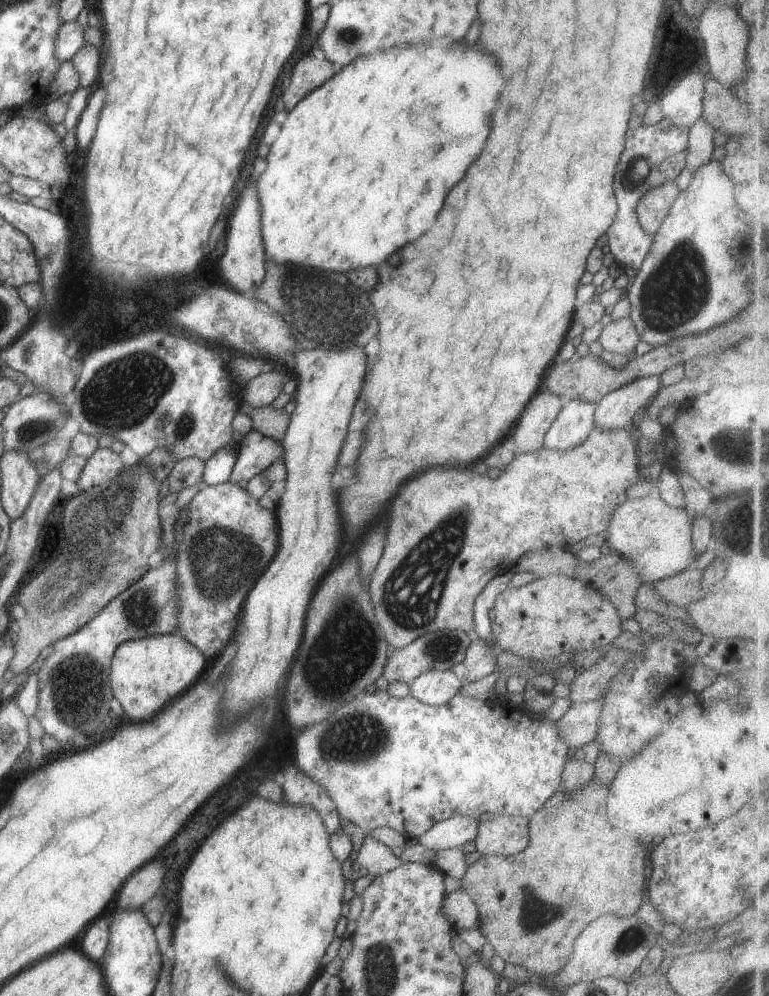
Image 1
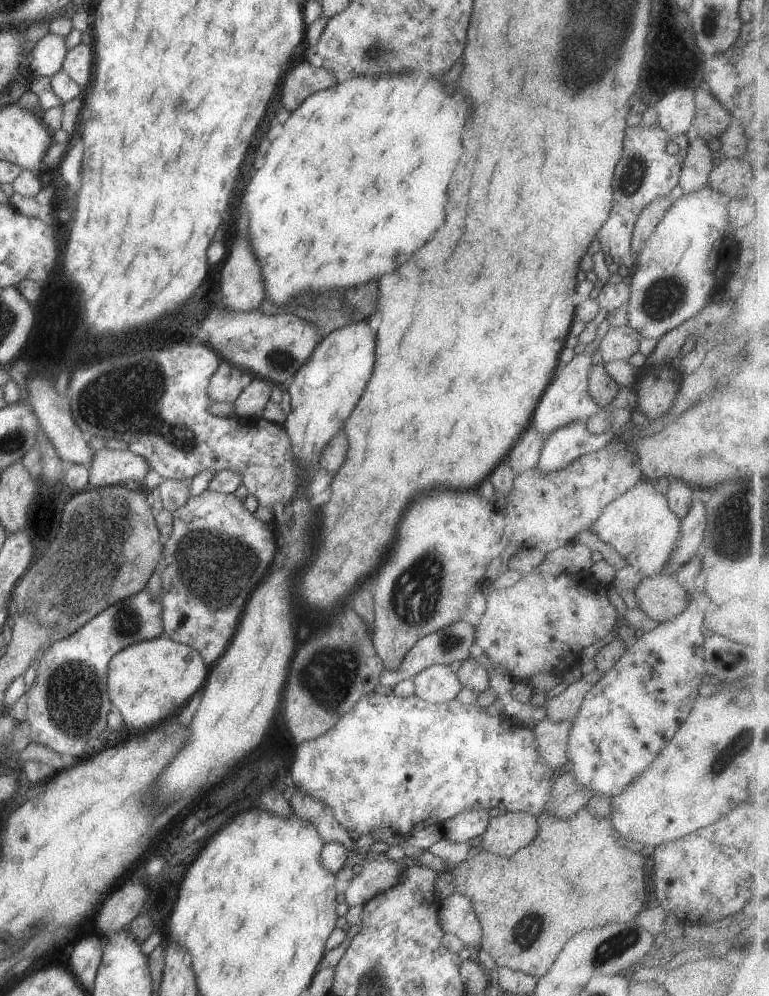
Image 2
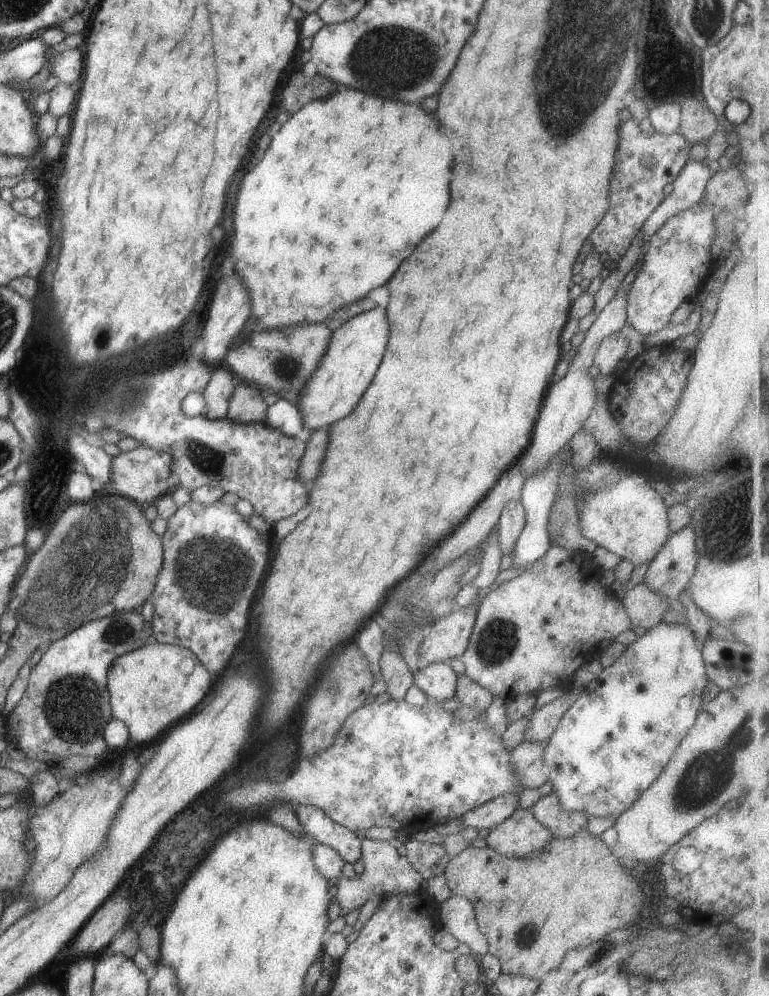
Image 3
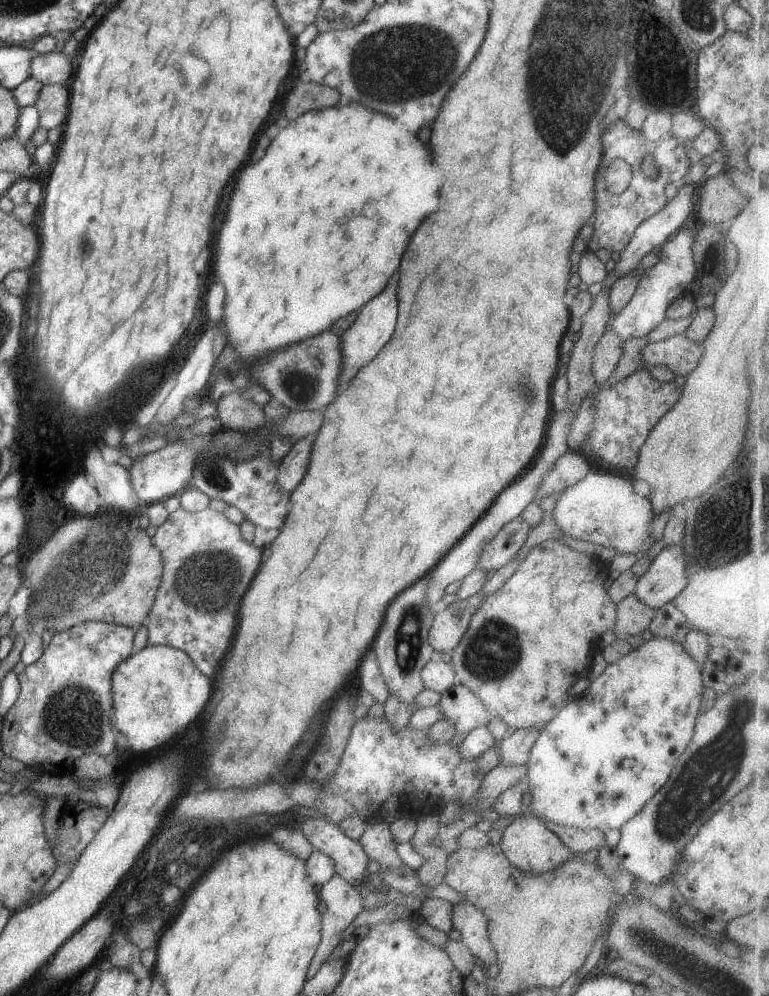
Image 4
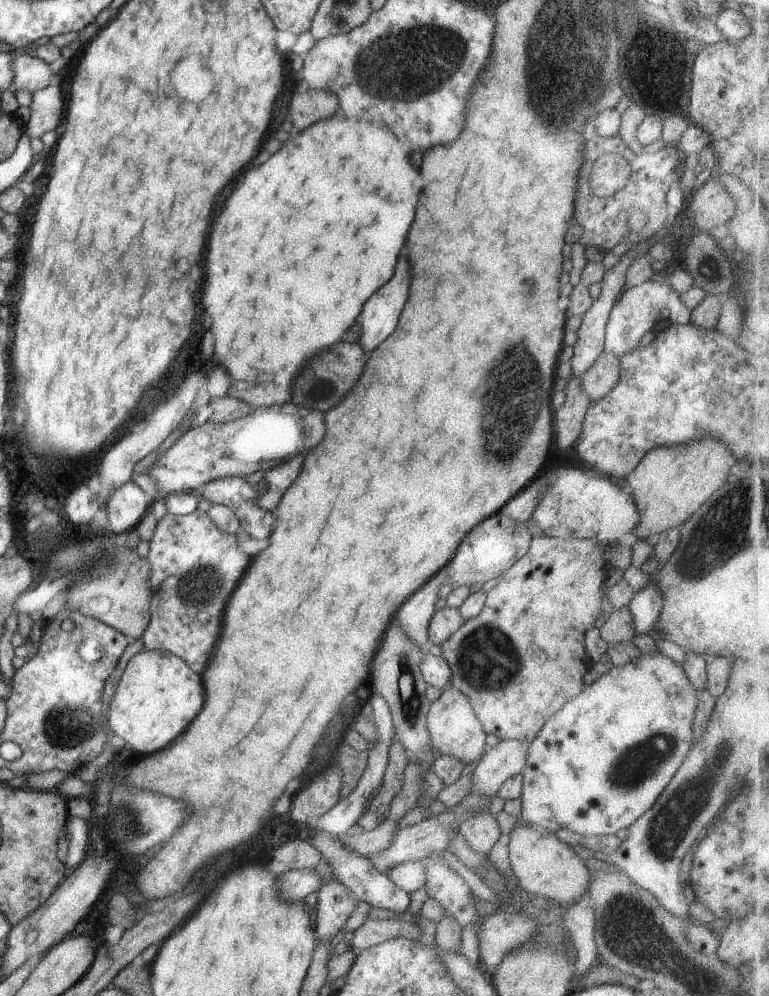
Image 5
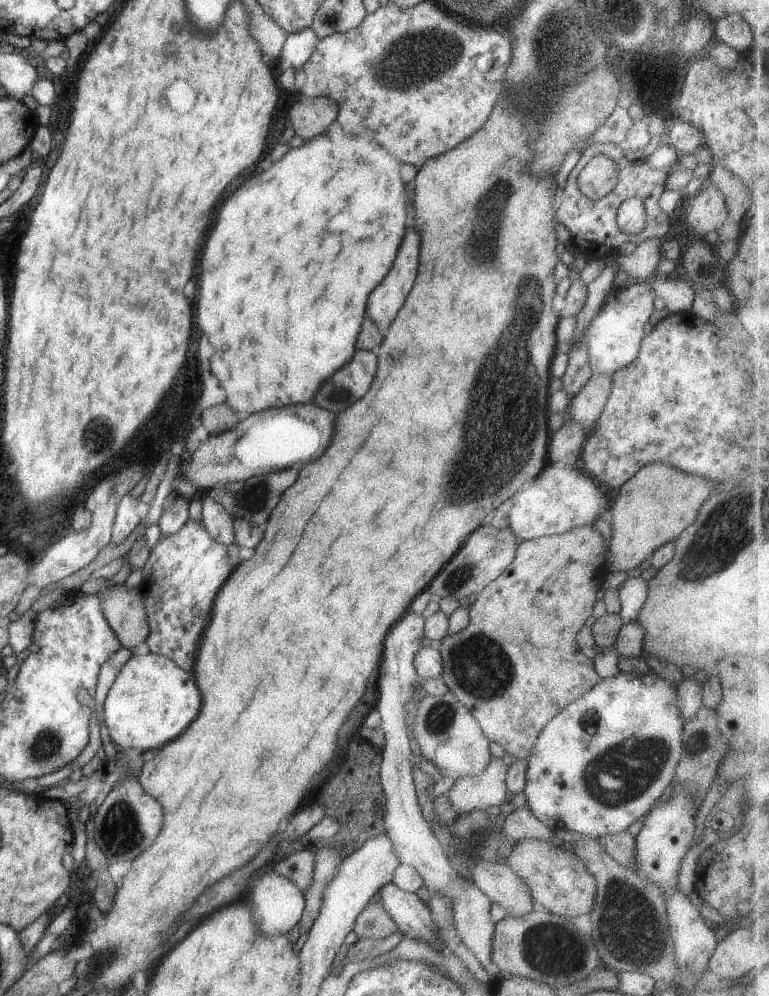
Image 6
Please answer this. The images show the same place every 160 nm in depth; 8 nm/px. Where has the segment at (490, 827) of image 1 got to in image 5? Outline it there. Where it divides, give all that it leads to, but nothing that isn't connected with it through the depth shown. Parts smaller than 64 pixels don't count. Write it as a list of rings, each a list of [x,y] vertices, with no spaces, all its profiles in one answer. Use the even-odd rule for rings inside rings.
[[[518,825],[513,828],[509,837],[509,860],[513,874],[516,876],[518,884],[528,893],[559,902],[559,904],[572,906],[578,897],[588,891],[591,872],[588,871],[585,862],[579,856],[579,850],[563,843],[554,831],[534,825]]]

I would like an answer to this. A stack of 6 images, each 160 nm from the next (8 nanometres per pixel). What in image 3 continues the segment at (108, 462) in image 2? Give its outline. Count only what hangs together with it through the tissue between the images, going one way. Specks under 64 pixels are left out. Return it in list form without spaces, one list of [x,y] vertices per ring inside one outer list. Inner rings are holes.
[[[137,447],[131,451],[122,451],[113,457],[110,480],[106,491],[134,499],[141,505],[149,505],[159,496],[171,492],[168,477],[171,475],[172,457],[148,447]]]

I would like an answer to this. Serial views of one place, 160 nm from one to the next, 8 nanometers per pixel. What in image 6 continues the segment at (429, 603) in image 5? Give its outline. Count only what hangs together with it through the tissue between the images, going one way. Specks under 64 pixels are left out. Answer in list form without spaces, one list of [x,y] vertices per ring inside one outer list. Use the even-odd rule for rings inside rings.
[[[412,608],[405,612],[404,616],[390,628],[386,642],[384,642],[384,662],[380,666],[382,674],[378,679],[378,690],[380,698],[377,702],[377,711],[381,718],[381,732],[385,734],[386,744],[383,747],[383,759],[380,761],[379,778],[381,786],[386,798],[386,814],[383,816],[385,832],[390,835],[393,842],[396,855],[401,863],[411,866],[418,872],[424,881],[424,886],[431,892],[432,895],[441,894],[448,897],[452,901],[453,920],[458,936],[462,942],[476,955],[484,970],[490,974],[490,977],[502,977],[498,975],[498,968],[488,968],[491,962],[493,953],[492,939],[495,929],[495,923],[490,919],[490,906],[492,901],[484,894],[468,877],[465,877],[453,865],[449,859],[448,852],[443,847],[443,844],[434,836],[433,830],[430,828],[429,822],[423,817],[417,792],[415,789],[415,780],[413,779],[413,752],[411,740],[409,739],[409,730],[406,726],[405,704],[411,699],[414,691],[418,691],[418,686],[421,680],[418,676],[414,659],[416,653],[422,648],[422,638],[424,638],[425,617],[424,615],[414,613]]]

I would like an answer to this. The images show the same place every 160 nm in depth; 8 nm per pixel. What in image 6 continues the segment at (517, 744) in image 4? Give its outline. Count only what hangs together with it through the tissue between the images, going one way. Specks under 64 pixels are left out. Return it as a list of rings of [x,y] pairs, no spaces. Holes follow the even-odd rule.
[[[508,753],[502,757],[493,756],[480,774],[452,780],[446,796],[458,816],[485,810],[490,806],[500,806],[509,800],[507,772],[516,759]]]

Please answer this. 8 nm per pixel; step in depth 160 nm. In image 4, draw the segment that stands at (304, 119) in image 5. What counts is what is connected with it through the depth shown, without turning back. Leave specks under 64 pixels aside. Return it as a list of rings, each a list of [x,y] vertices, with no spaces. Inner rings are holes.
[[[298,81],[286,94],[284,100],[284,114],[288,120],[296,120],[300,114],[308,110],[320,110],[328,106],[336,106],[341,94],[337,90],[326,85],[319,85],[310,81],[305,84]]]

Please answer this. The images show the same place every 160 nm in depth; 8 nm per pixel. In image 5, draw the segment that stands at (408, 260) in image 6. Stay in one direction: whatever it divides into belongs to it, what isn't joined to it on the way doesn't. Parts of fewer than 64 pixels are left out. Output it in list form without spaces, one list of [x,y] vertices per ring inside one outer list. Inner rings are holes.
[[[400,258],[392,278],[364,303],[358,316],[361,335],[357,343],[367,355],[396,330],[398,316],[408,300],[408,286],[410,264]]]

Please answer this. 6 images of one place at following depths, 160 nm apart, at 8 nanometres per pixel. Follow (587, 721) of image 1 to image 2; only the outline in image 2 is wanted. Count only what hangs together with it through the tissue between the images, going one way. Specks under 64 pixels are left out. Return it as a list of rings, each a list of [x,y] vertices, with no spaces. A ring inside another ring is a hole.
[[[544,720],[534,726],[536,736],[536,750],[544,764],[555,772],[565,769],[568,758],[566,758],[566,746],[568,746],[568,734],[572,727],[570,722],[550,722]]]

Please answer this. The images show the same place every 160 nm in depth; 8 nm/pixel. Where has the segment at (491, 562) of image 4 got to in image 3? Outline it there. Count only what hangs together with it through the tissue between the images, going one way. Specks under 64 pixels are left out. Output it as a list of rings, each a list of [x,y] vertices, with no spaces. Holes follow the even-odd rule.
[[[513,499],[502,509],[497,528],[499,547],[503,554],[513,550],[517,538],[525,527],[525,508],[519,499]]]

